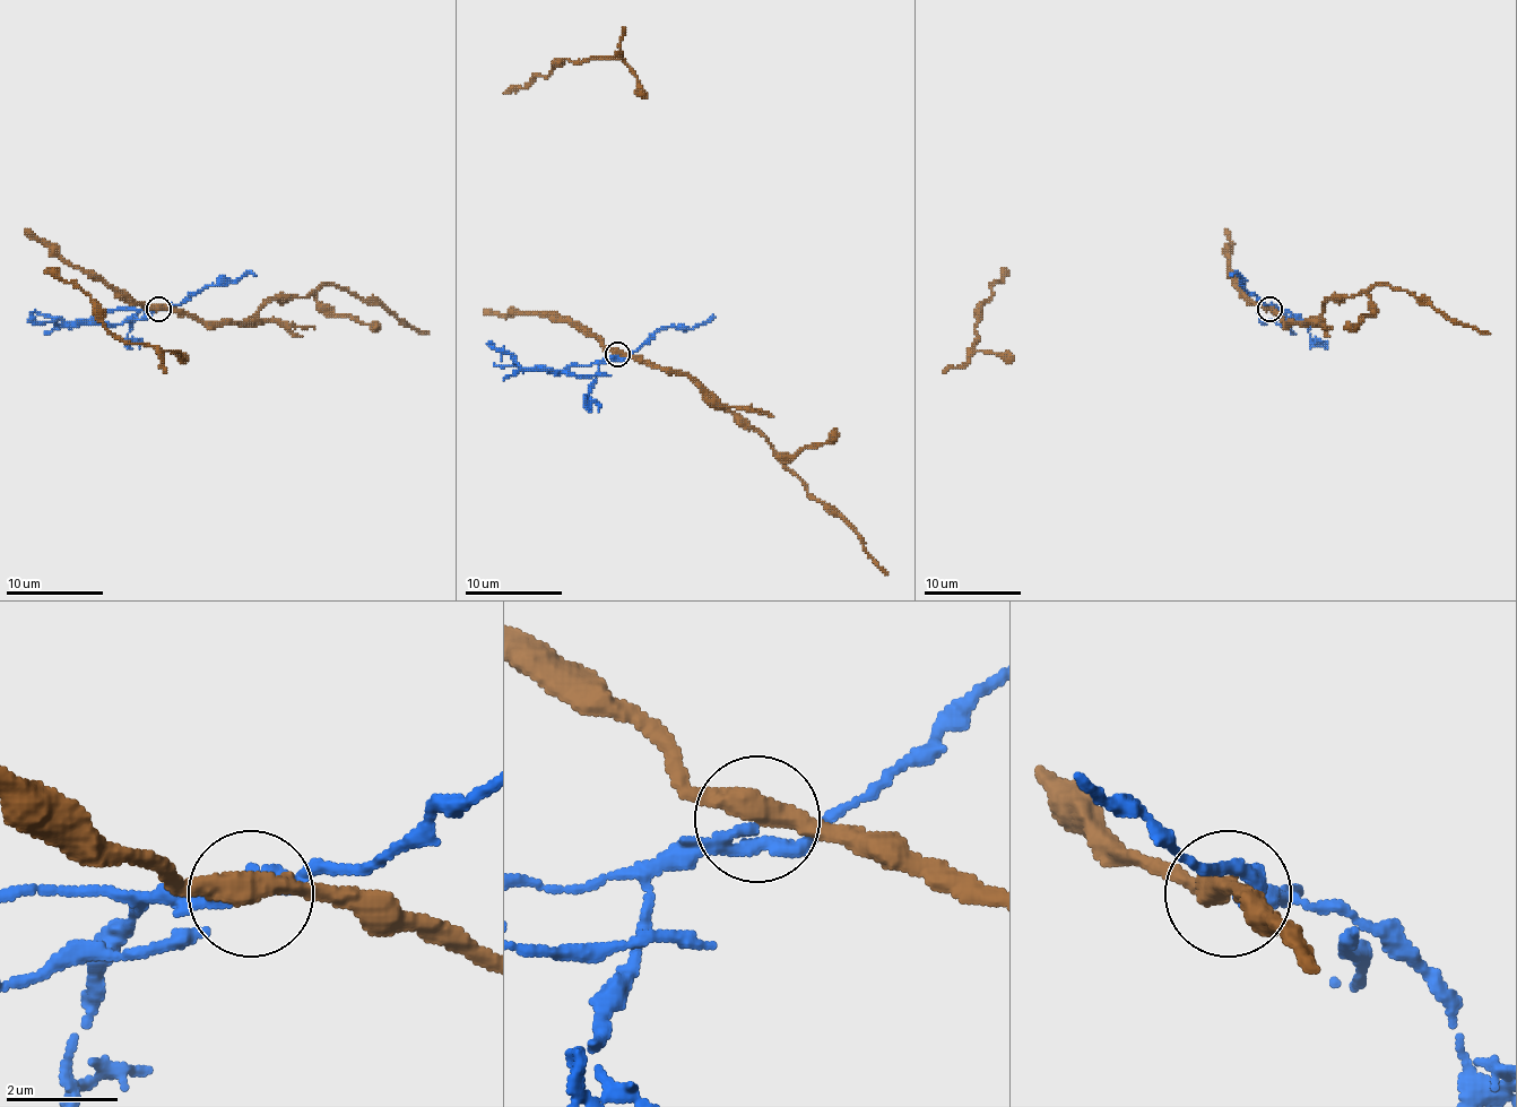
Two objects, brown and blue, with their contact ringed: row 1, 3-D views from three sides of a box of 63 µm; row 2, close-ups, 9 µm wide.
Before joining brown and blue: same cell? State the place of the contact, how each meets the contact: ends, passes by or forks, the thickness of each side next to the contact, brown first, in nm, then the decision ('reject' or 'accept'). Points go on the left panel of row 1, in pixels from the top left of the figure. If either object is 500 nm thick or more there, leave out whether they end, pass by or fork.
place (158, 309); brown passes by; blue passes by; calibres 400 and 280 nm; reject

